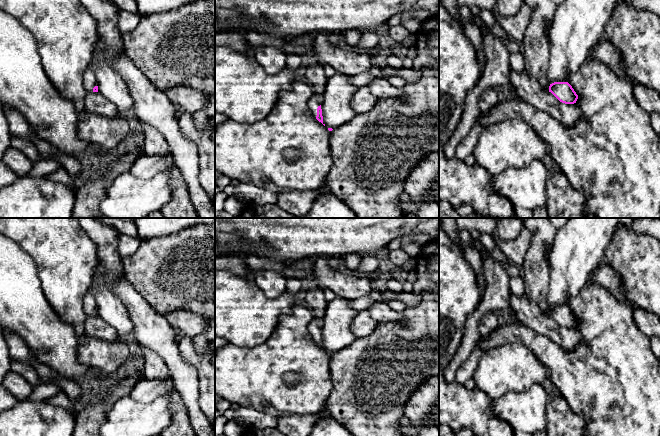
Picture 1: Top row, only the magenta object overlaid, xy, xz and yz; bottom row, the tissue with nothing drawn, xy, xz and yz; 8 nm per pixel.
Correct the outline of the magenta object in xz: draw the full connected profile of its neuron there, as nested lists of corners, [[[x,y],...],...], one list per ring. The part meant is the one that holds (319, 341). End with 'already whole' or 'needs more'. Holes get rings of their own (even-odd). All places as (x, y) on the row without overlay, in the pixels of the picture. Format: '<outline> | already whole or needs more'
[[[313,318],[313,320],[309,323],[308,332],[313,340],[323,348],[323,340],[321,328],[323,326],[323,318]]] | needs more

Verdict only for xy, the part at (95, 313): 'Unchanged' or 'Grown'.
Grown

